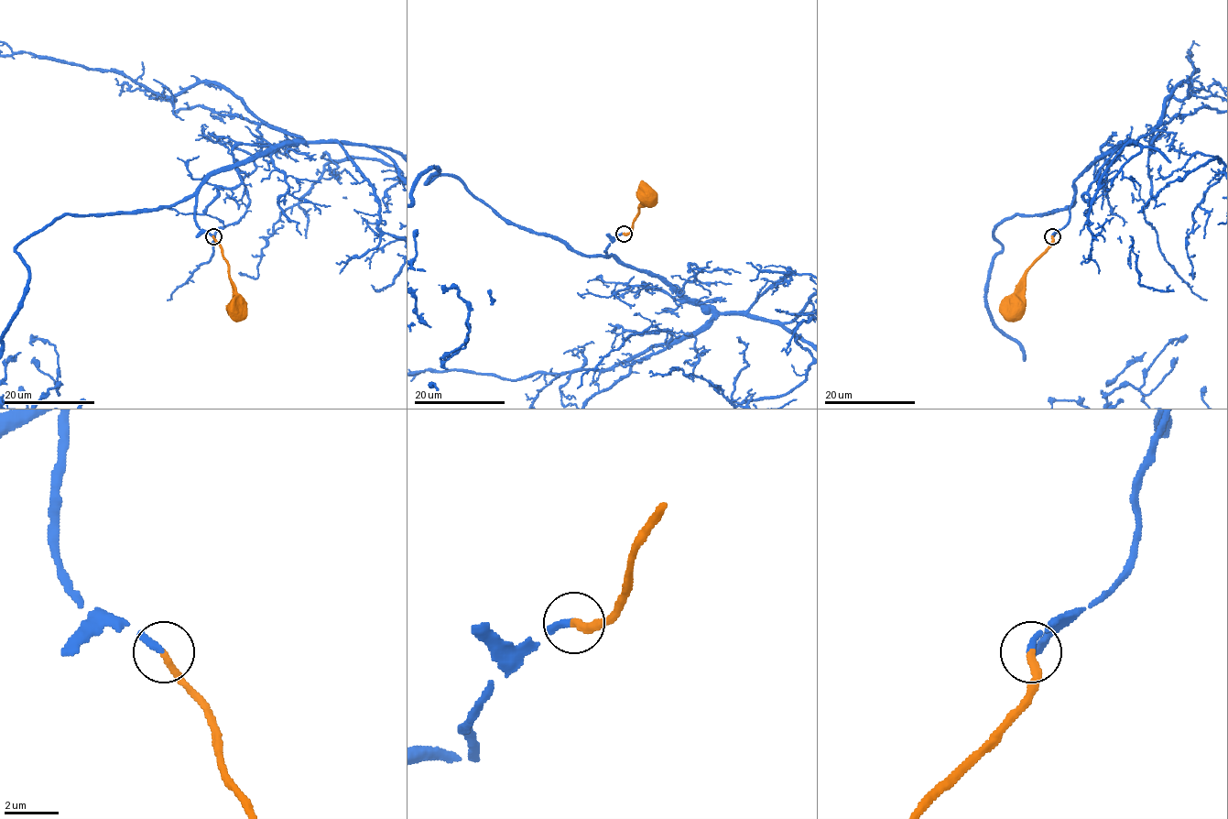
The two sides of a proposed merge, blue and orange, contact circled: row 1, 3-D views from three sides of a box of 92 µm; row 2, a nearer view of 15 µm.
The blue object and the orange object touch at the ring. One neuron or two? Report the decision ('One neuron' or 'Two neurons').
One neuron

